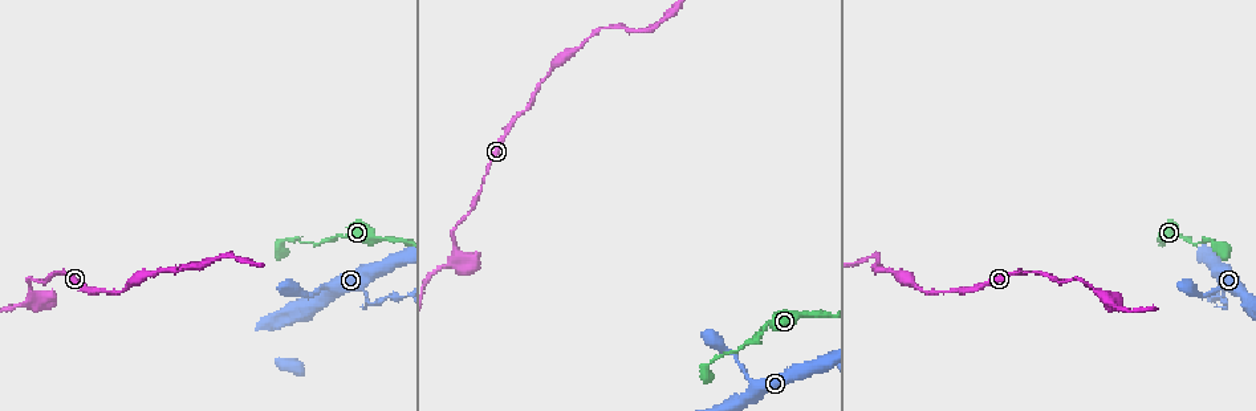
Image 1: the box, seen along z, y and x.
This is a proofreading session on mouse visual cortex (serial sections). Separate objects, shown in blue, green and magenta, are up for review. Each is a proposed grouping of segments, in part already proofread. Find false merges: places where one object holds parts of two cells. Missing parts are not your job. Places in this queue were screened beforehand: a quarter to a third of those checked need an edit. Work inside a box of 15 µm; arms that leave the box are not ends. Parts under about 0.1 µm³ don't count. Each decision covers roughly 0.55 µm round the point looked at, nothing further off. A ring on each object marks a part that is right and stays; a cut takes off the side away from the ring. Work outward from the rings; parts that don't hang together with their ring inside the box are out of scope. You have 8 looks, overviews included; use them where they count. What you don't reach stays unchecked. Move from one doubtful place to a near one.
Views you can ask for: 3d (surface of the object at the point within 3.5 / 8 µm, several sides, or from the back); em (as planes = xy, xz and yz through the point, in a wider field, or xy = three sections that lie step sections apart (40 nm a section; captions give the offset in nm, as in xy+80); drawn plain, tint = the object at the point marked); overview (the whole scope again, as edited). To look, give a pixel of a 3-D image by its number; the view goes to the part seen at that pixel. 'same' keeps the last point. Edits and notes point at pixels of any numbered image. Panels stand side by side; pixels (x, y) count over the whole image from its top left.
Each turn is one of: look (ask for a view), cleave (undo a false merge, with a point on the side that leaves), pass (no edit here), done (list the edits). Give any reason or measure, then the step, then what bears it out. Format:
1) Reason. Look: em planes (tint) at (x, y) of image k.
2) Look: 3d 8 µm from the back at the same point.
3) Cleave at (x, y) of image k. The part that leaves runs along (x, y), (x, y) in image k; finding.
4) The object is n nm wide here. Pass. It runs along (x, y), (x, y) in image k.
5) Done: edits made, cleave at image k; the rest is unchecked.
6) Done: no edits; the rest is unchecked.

Branch point. Look: 3d 8 µm from the back at (1107, 294) of image 1.

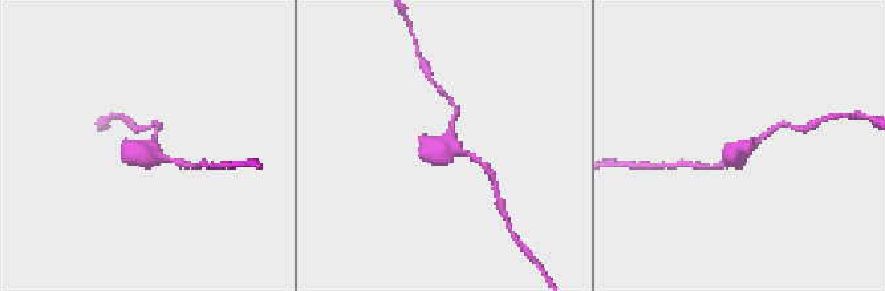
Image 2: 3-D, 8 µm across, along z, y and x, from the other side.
Zoom in. Look: 3d 3.5 µm at (446, 145) of image 2.

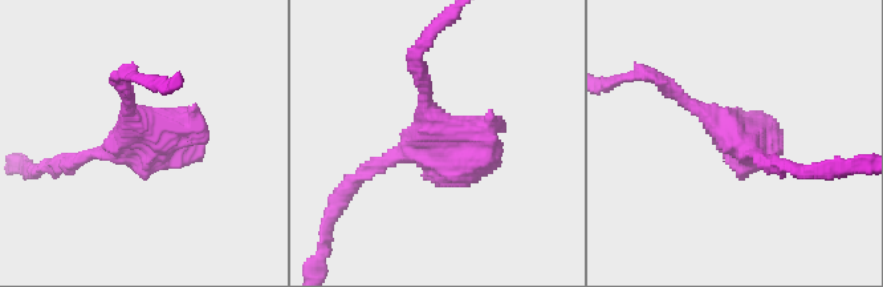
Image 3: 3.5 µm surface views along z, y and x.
Look: em xy step 3 (tint) at (726, 129) of image 3.

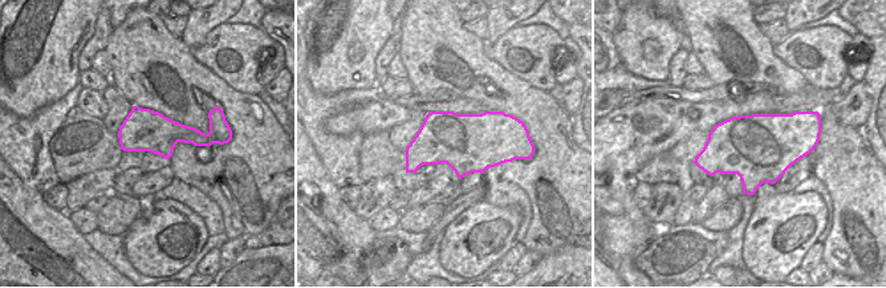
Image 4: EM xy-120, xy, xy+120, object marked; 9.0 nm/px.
Pass. It runs along (415, 63), (452, 148), (501, 152) in image 3; one cell here.

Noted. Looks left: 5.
Look: 3d 8 µm at (300, 242) of image 1.

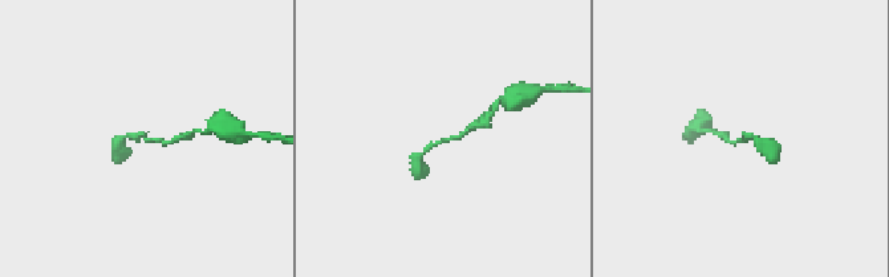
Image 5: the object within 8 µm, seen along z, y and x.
Look: 3d 3.5 µm at (145, 140) of image 5.

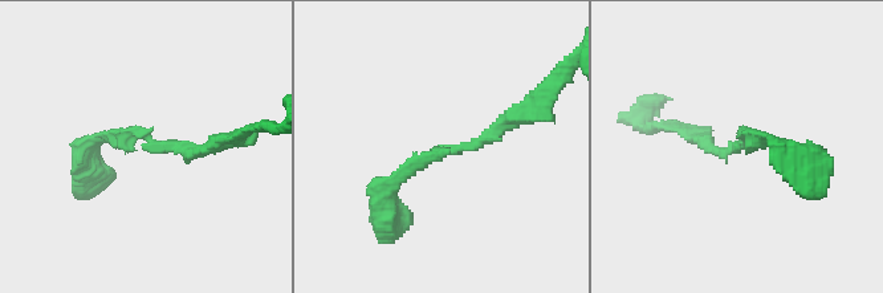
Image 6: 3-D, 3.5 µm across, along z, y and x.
The arms are 150, 200 nm wide. Look: em xy step 5 (tint) at (150, 144) of image 6.

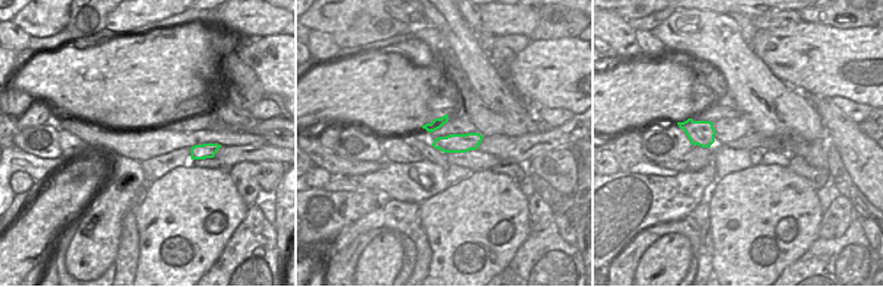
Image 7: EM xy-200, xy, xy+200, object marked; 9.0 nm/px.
Cleave at (403, 175) of image 6. The part that leaves runs along (440, 153), (379, 191), (383, 228) in image 6; two cells meet here.

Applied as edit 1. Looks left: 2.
Done: edits made, cleave at image 6; the rest is unchecked.

